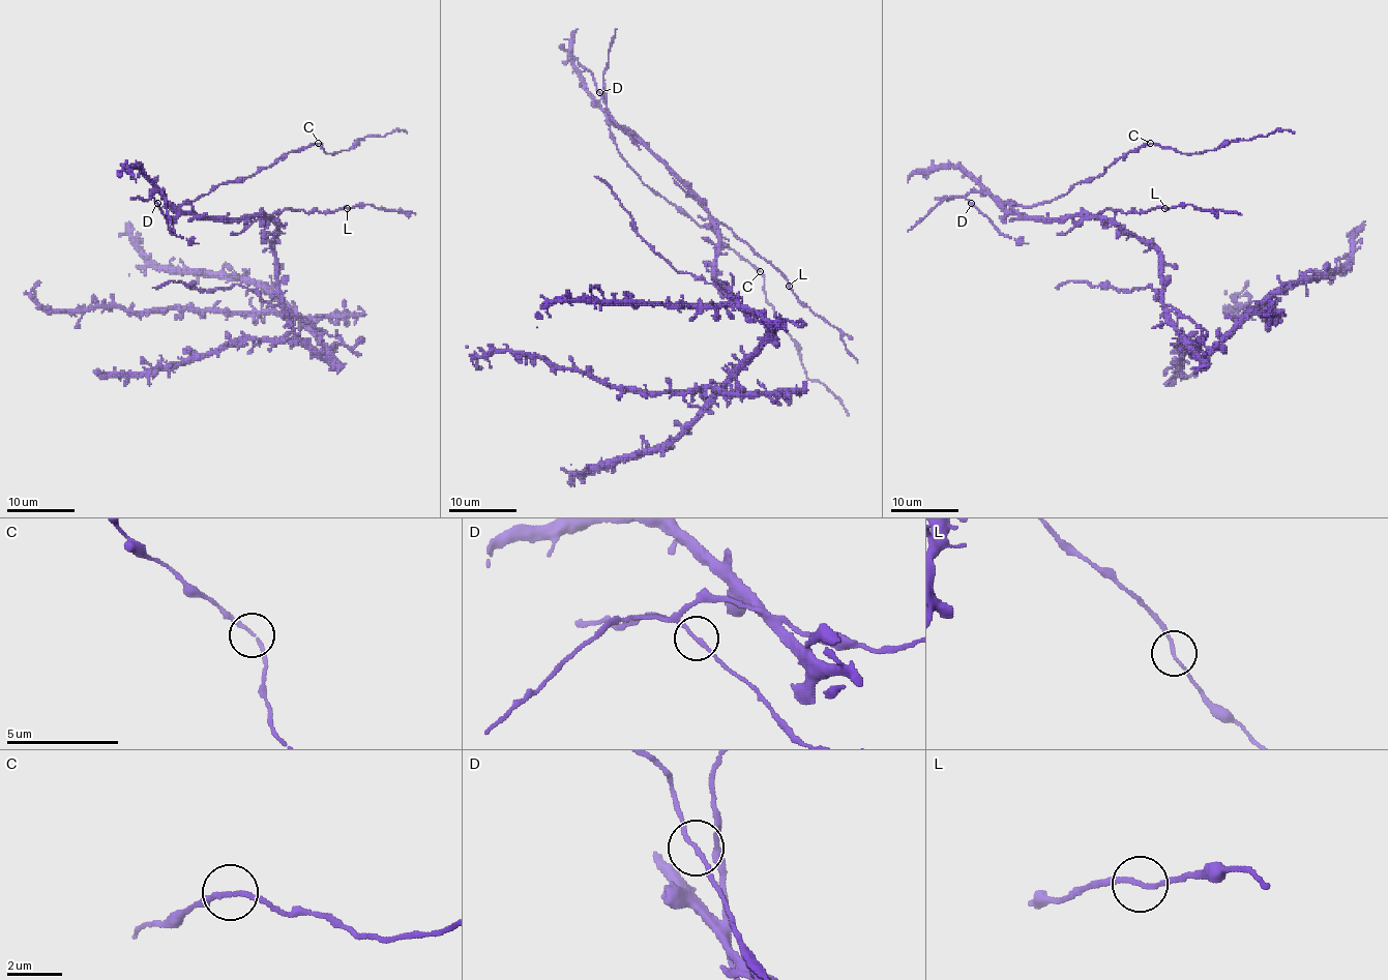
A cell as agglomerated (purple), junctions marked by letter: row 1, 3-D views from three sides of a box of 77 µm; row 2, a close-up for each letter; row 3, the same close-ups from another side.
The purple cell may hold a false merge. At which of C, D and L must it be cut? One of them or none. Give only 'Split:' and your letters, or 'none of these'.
Split: none of these

